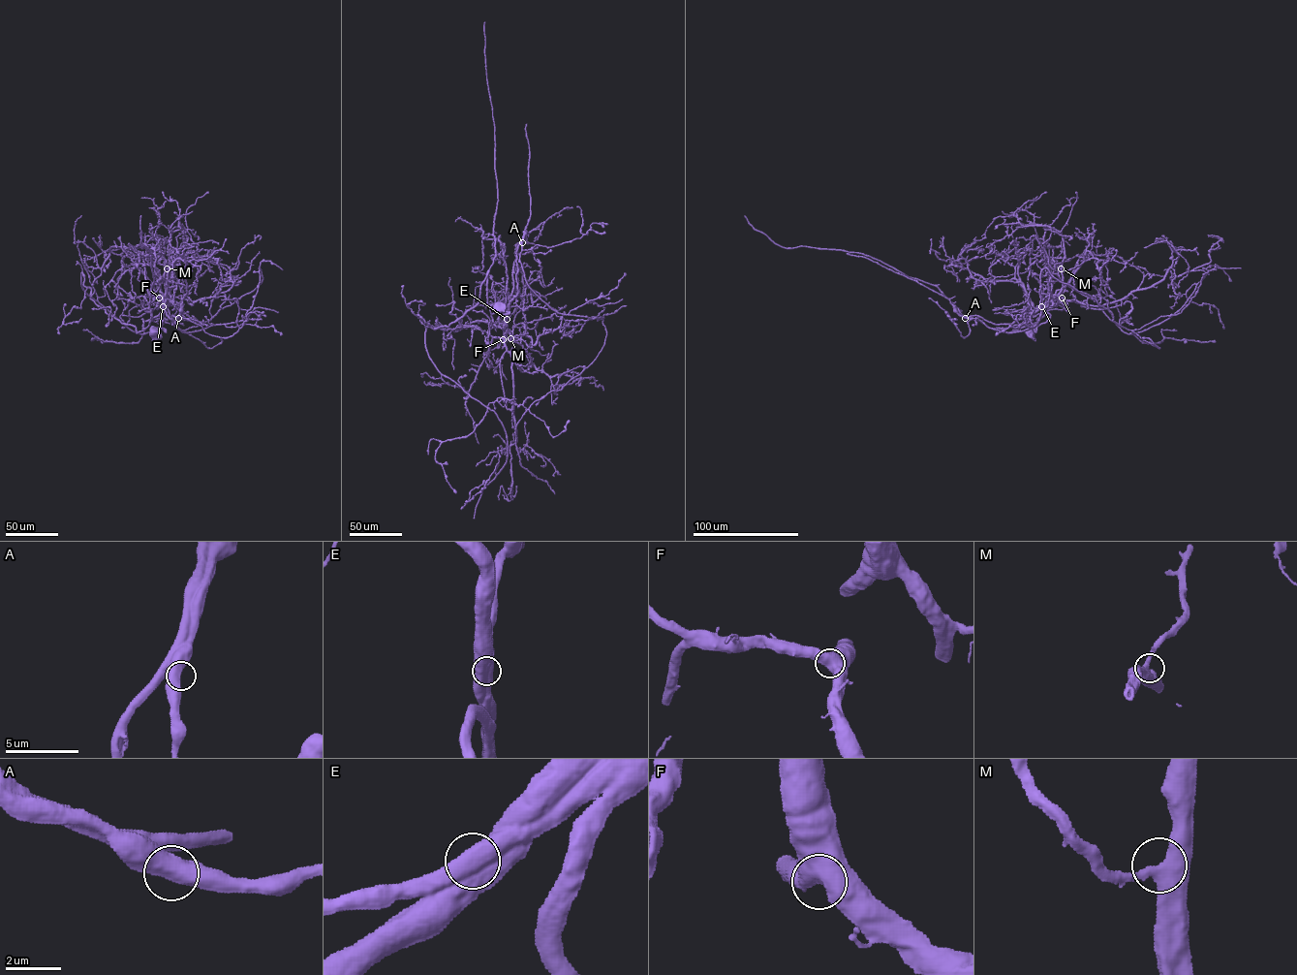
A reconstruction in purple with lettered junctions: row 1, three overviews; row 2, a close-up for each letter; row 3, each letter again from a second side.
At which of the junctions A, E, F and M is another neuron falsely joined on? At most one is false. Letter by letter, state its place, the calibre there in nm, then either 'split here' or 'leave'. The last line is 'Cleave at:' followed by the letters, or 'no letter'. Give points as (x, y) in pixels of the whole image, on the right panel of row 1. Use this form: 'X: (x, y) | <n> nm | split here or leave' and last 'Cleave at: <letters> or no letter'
A: (965, 318) | 550 nm | leave
E: (1041, 306) | 1100 nm | leave
F: (1062, 298) | 600 nm | leave
M: (1061, 268) | 500 nm | leave
Cleave at: no letter

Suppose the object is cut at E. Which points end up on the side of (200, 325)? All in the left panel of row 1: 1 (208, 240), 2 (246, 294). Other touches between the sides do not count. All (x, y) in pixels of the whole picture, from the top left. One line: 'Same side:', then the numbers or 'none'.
Same side: 1, 2

